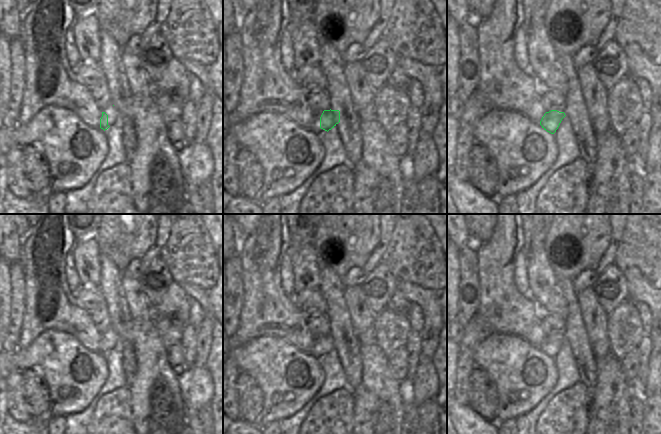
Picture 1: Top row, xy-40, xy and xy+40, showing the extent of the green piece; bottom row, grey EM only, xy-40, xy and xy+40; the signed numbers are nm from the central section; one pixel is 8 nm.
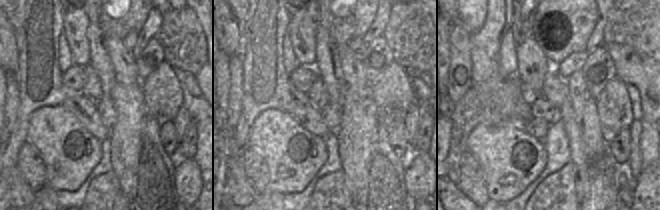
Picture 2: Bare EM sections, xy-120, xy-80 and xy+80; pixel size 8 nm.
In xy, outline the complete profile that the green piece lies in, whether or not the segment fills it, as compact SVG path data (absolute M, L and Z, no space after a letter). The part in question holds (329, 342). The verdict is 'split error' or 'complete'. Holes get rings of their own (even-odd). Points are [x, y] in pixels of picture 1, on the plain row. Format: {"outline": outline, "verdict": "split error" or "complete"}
{"outline": "M324 334L320 341L320 352L329 355L340 346L339 334Z", "verdict": "complete"}

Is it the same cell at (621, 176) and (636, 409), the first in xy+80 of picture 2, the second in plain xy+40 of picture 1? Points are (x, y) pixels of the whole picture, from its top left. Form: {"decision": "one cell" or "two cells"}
{"decision": "one cell"}

